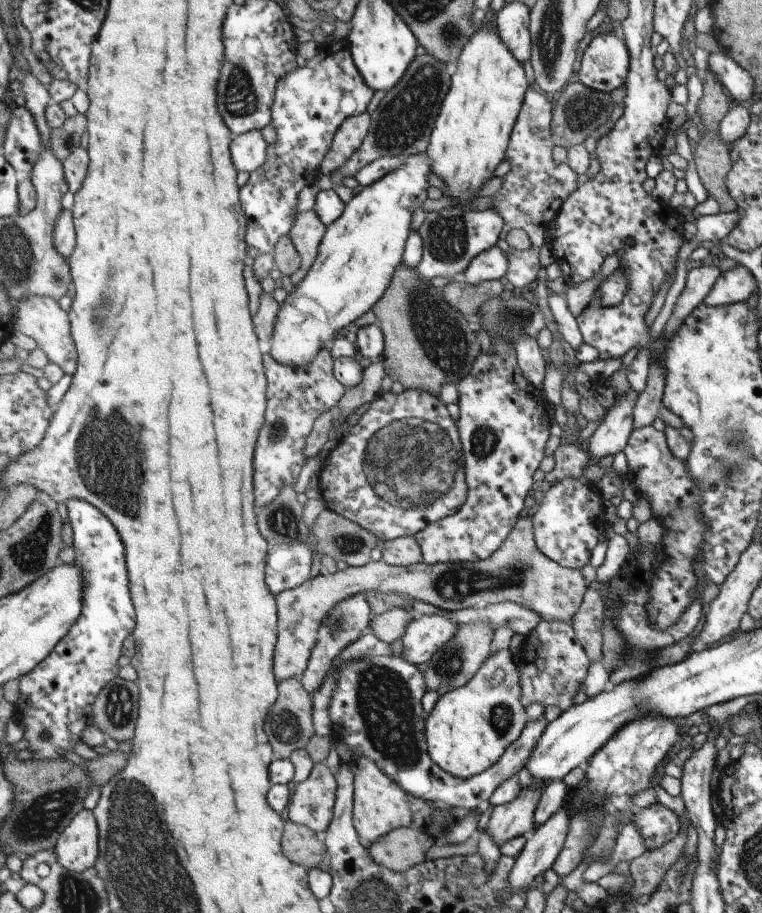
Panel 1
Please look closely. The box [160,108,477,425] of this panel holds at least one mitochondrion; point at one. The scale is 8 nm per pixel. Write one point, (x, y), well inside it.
(442, 335)

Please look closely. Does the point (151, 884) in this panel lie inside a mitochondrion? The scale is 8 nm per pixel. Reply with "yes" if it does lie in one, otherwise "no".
yes

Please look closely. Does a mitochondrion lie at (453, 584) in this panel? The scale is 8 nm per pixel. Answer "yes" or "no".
yes

